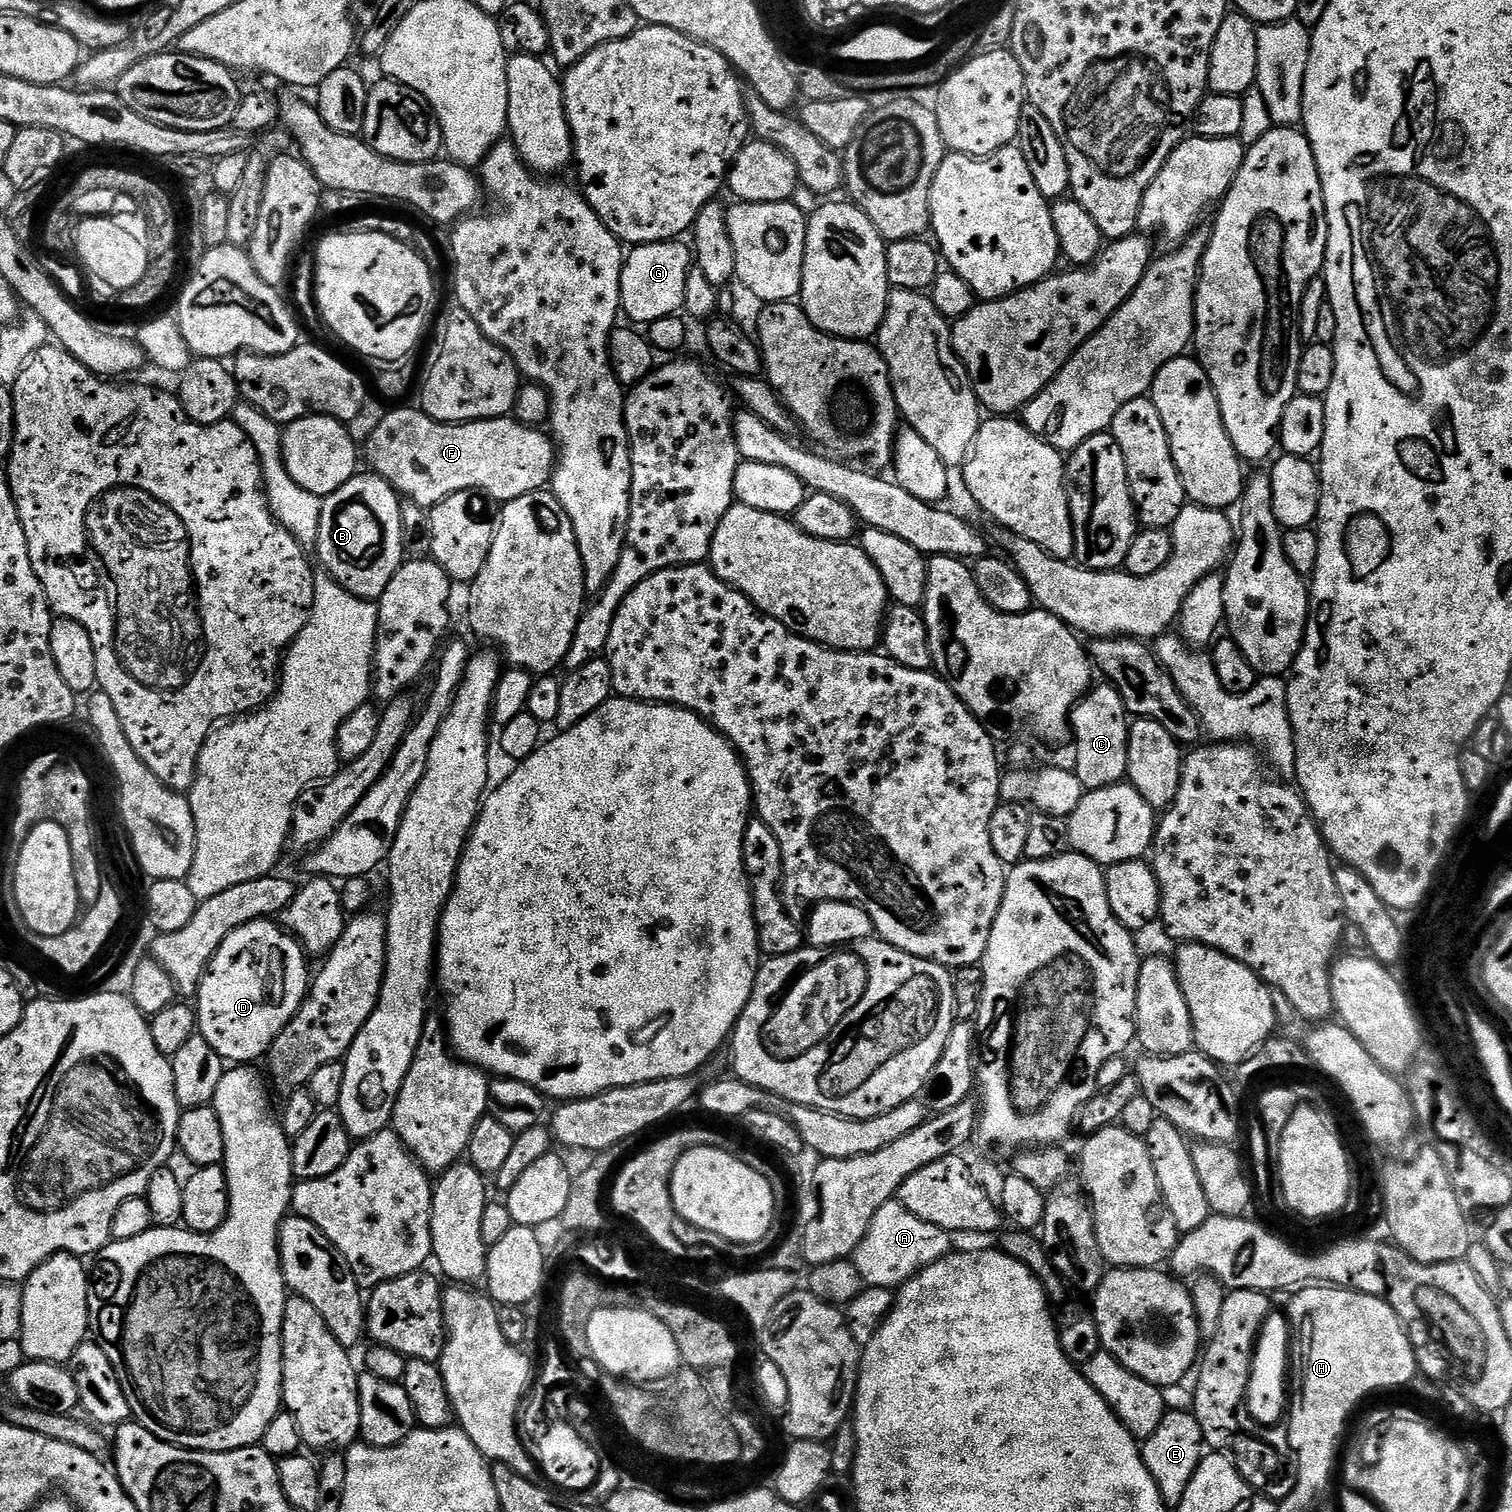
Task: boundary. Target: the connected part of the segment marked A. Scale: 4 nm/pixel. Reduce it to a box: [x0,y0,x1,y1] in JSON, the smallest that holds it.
[852,1200,952,1289]

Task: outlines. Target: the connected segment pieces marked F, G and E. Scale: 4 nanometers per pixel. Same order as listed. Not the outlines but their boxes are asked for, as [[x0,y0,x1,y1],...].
[[362,407,558,510],[620,239,694,326],[1140,1411,1205,1506]]

